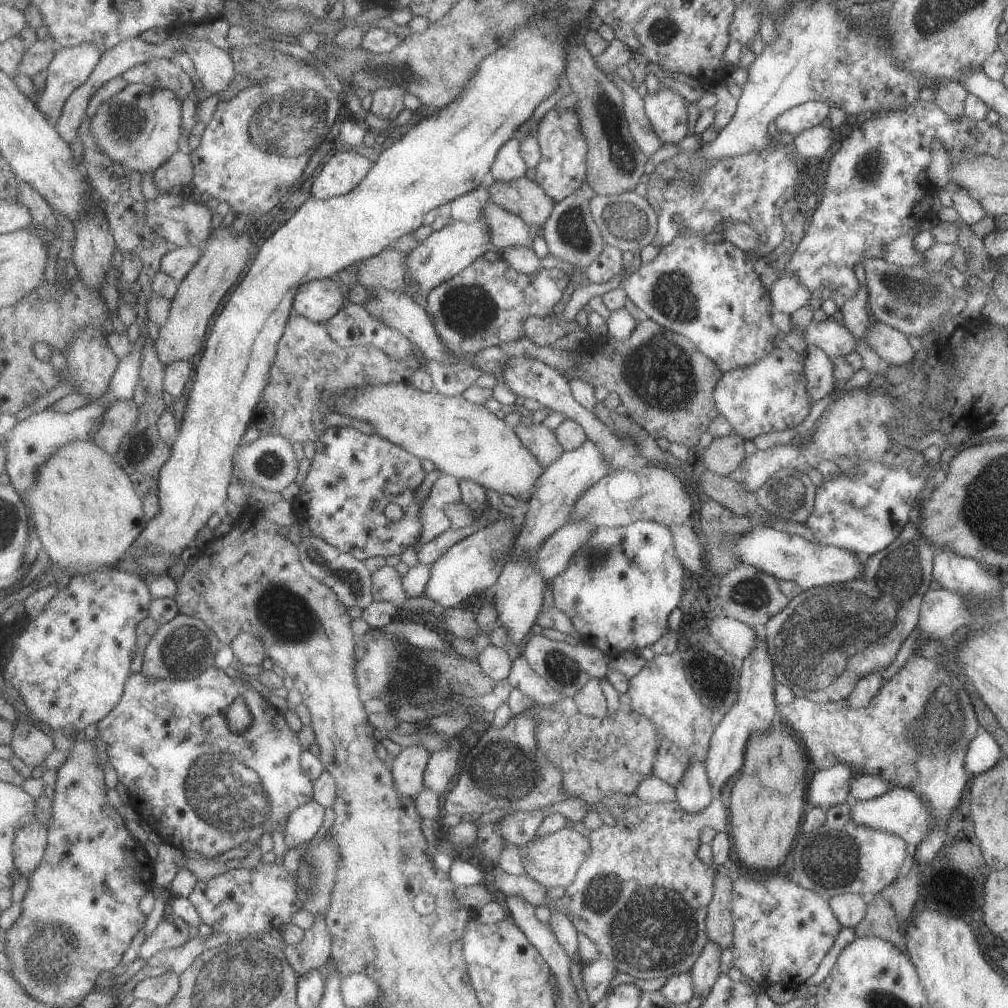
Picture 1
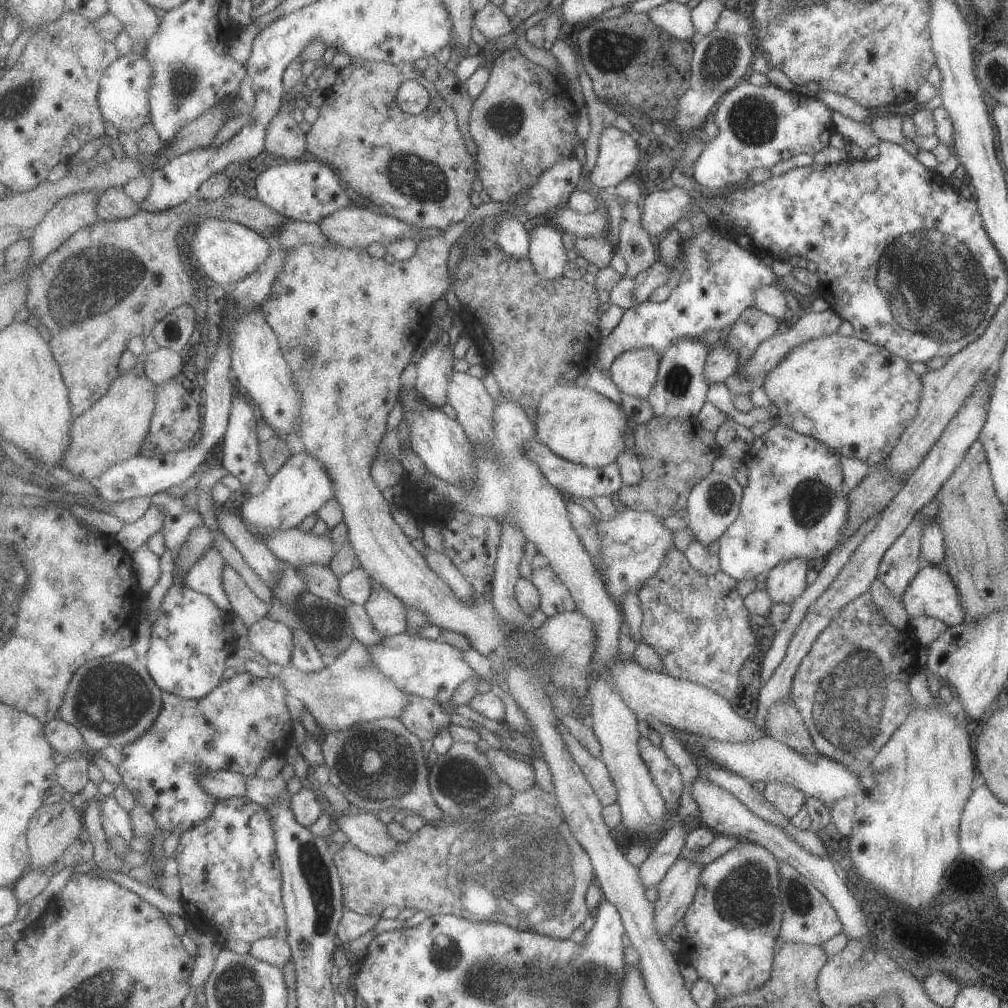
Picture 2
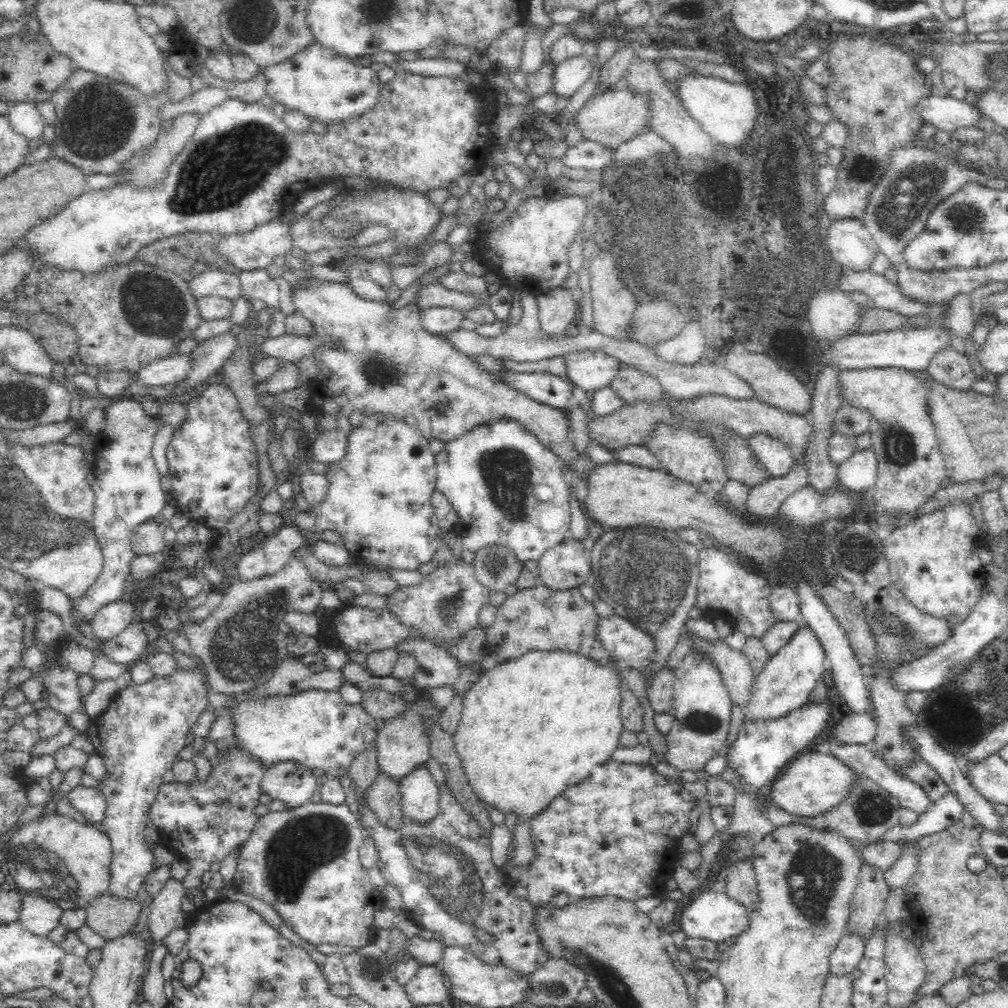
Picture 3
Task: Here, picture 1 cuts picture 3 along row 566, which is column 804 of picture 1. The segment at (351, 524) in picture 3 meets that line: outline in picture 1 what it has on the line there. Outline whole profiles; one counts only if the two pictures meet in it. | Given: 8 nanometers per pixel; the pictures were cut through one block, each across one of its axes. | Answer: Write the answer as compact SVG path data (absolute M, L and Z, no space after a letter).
M778 342L768 356L754 365L722 375L713 397L719 414L728 420L736 435L753 441L760 434L794 429L808 416L813 405L806 390L803 360L792 347Z

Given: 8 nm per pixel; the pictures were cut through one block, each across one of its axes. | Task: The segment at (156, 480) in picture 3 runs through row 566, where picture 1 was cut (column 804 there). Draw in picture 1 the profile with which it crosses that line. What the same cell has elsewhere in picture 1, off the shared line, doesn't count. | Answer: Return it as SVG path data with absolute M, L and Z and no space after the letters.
M806 101L794 105L775 118L776 127L779 132L788 132L794 137L803 130L820 125L828 116L829 107L824 101Z

